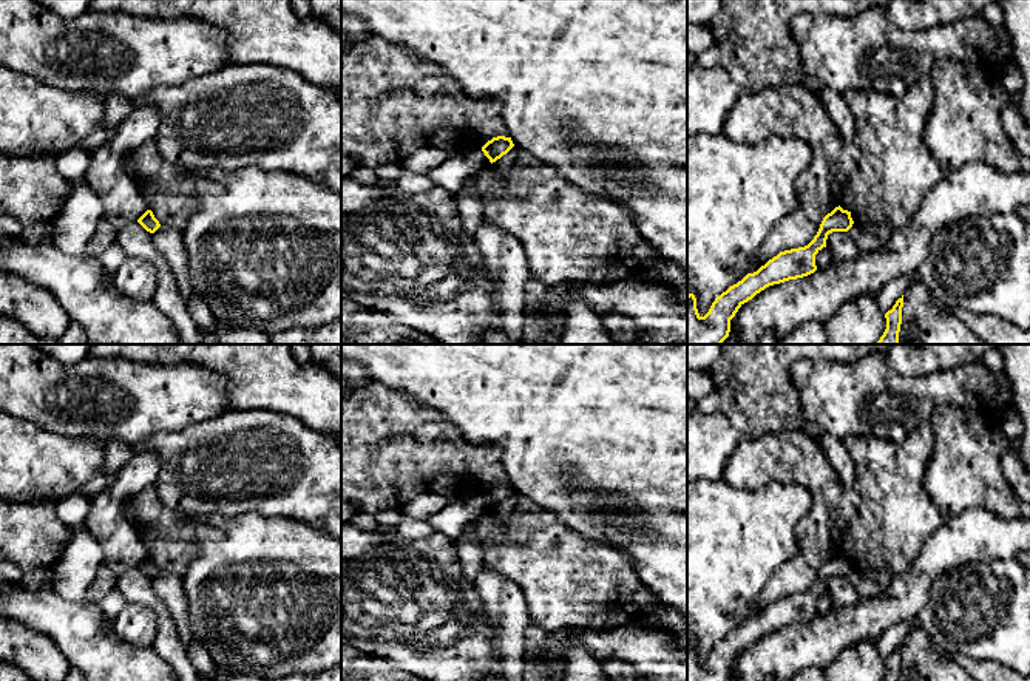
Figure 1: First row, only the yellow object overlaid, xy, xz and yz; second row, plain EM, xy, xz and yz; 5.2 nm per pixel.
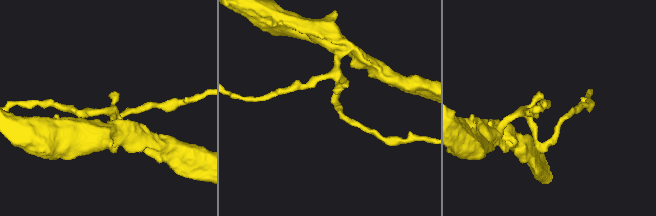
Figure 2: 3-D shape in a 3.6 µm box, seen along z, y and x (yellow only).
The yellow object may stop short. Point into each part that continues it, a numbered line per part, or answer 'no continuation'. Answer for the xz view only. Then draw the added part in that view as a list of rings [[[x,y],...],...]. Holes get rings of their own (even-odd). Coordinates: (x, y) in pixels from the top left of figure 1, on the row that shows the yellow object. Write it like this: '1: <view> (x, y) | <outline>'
no continuation

